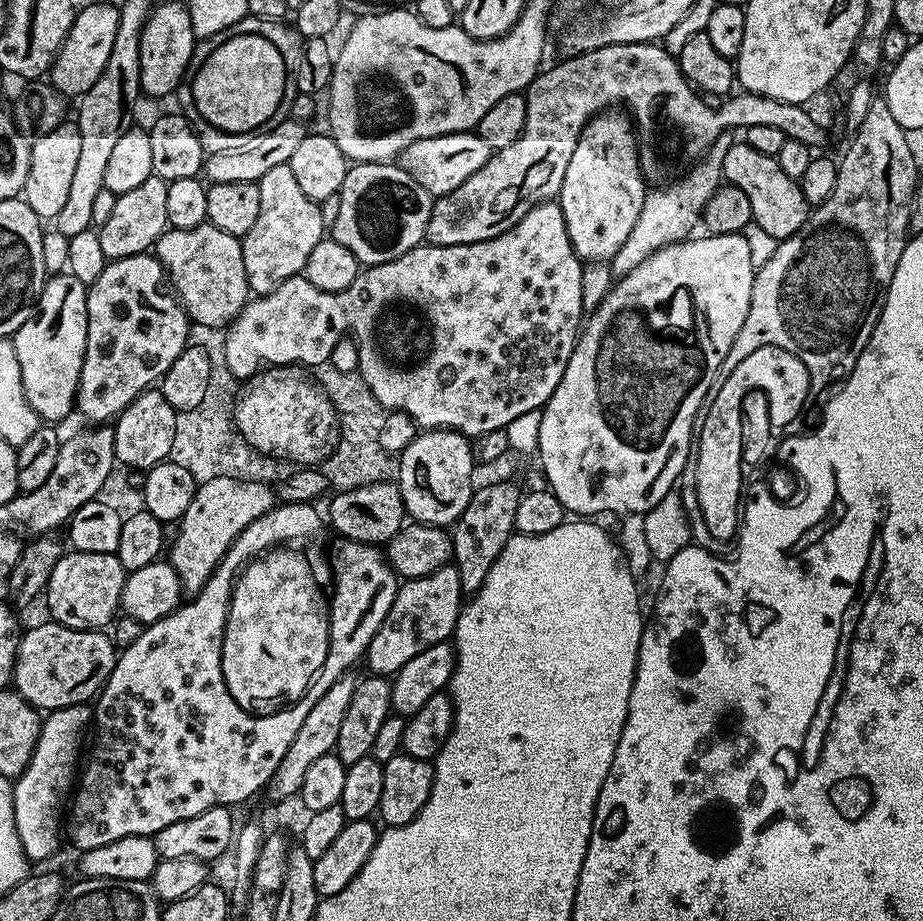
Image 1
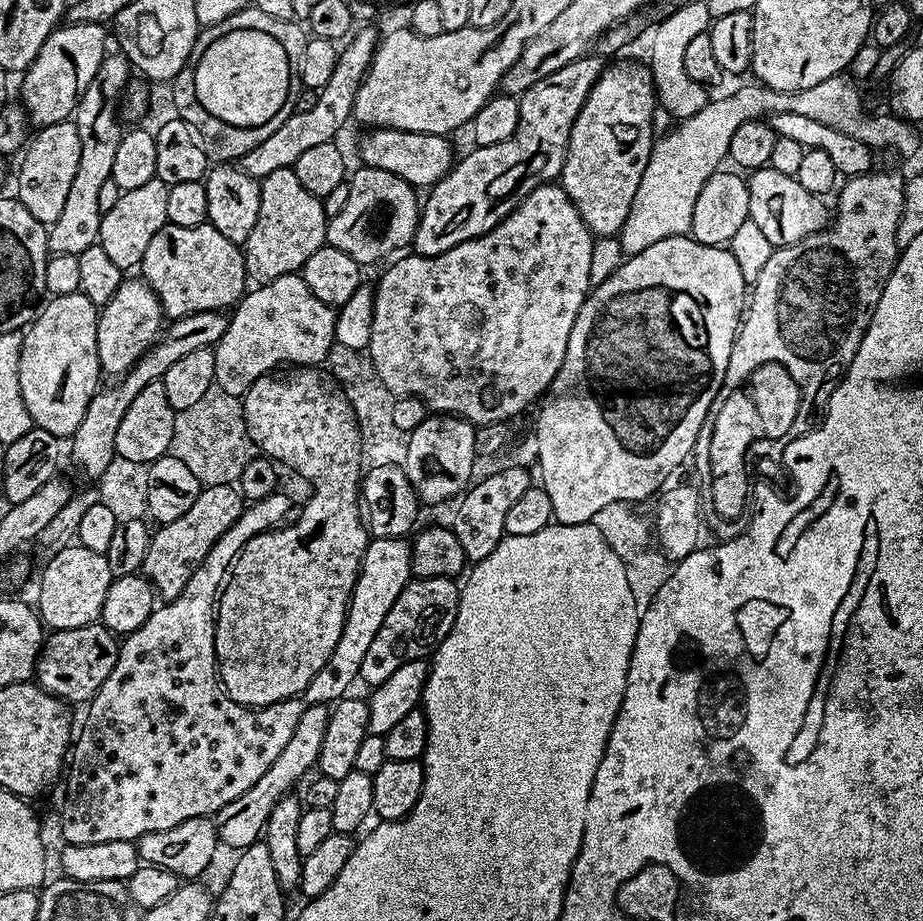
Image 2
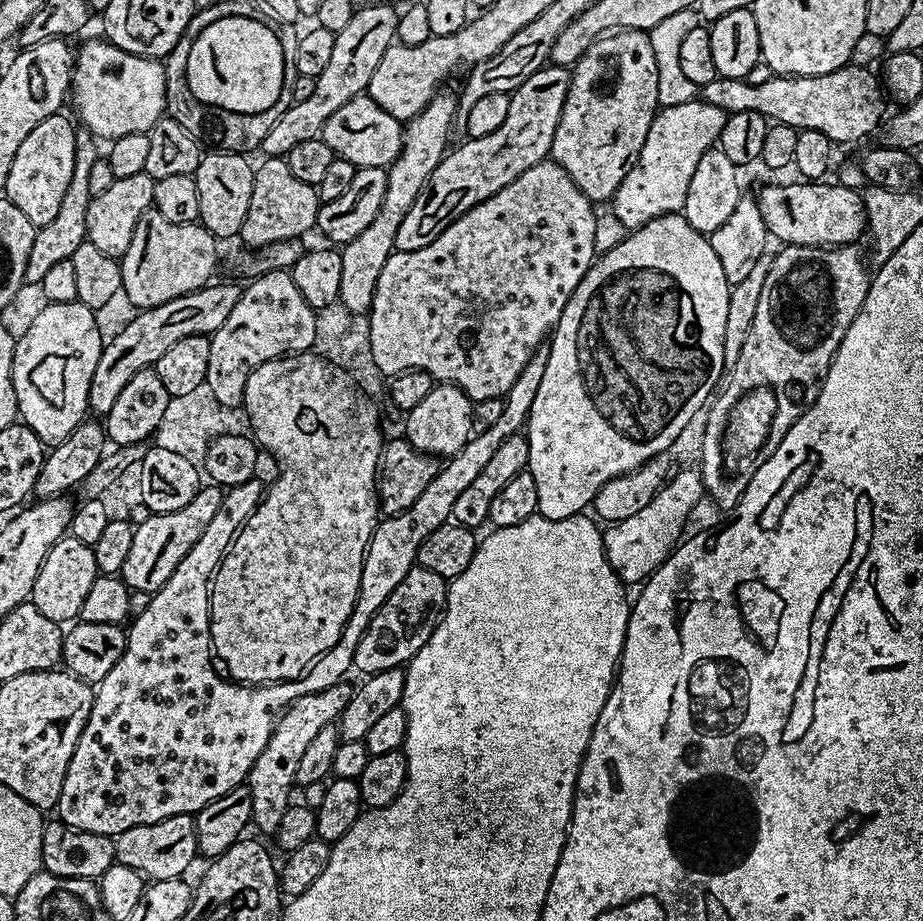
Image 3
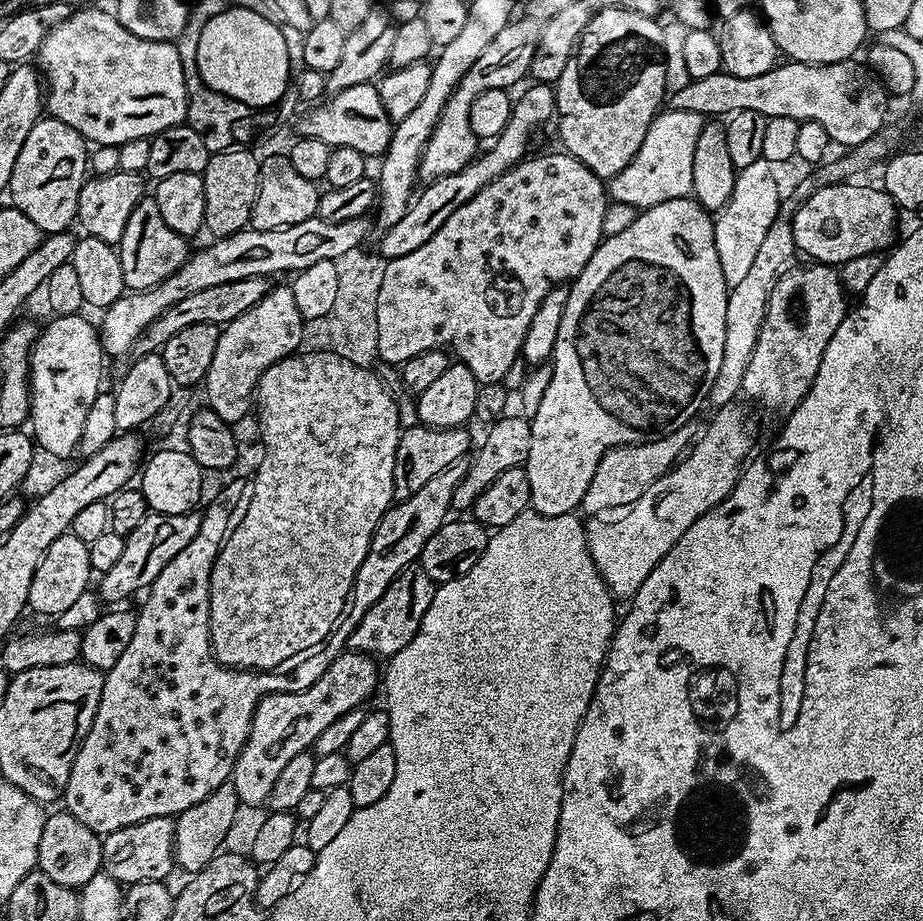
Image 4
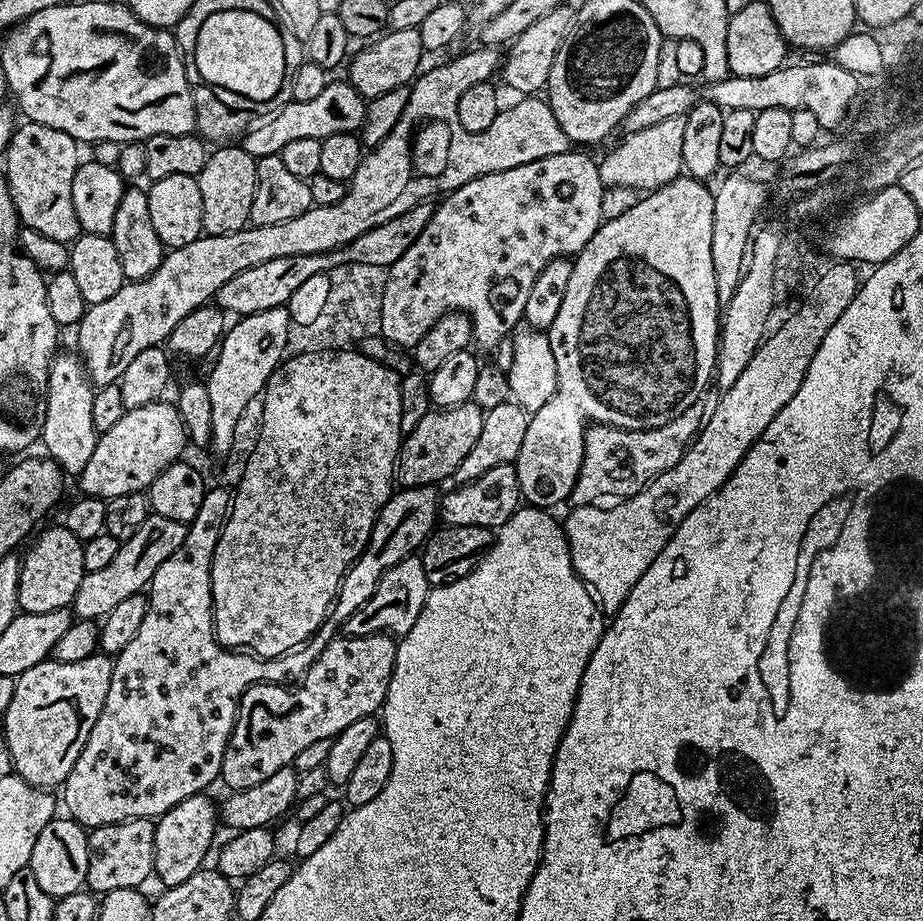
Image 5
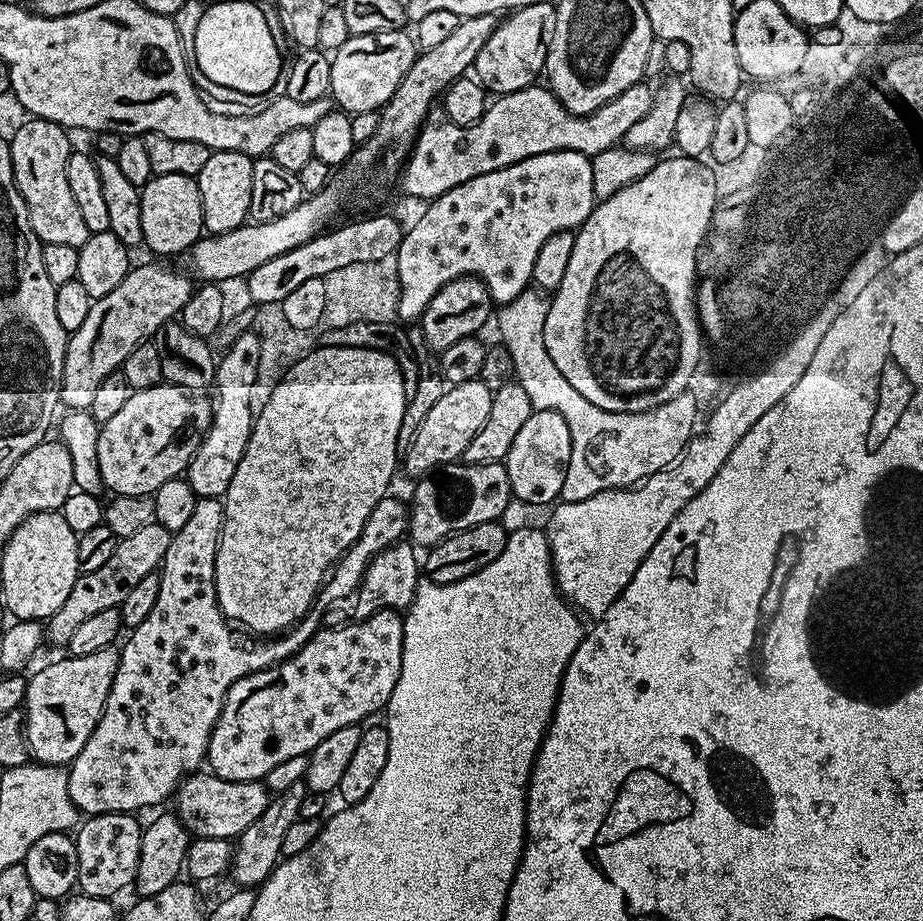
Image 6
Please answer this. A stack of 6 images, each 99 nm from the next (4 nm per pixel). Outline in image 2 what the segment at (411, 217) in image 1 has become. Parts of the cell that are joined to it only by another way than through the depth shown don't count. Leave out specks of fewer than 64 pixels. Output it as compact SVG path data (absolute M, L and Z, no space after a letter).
M363 166L347 181L348 193L342 211L334 214L326 224L327 247L337 248L349 256L359 257L360 251L368 244L372 236L372 223L379 212L392 208L392 244L400 248L403 244L411 245L416 227L420 224L421 201L416 200L417 189L407 179L395 176L381 168Z

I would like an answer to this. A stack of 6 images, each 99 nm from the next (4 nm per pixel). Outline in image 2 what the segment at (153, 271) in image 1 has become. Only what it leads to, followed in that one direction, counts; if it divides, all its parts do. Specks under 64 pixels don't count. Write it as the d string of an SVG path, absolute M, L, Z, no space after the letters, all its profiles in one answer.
M125 279L108 303L103 305L96 321L96 349L101 369L110 374L115 362L123 372L130 369L131 364L151 346L152 339L161 335L160 314L162 316L162 305L143 279Z

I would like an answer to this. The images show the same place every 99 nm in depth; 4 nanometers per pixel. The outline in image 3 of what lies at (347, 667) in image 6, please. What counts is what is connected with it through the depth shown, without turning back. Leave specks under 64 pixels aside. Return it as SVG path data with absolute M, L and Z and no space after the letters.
M341 682L323 688L320 692L302 694L285 712L284 717L281 720L279 718L270 740L266 742L265 749L254 762L246 781L248 800L252 804L251 823L254 828L256 824L258 831L272 837L279 833L282 818L293 799L292 788L294 789L296 784L298 762L302 754L306 754L306 746L310 746L310 741L314 734L318 734L318 730L329 727L342 714L342 710L350 702L353 691L353 685Z

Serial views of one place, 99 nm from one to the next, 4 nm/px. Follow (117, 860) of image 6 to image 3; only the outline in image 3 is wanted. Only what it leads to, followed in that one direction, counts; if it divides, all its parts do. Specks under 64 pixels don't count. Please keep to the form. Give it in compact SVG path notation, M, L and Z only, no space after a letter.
M171 816L162 822L134 826L126 830L121 836L115 837L116 858L115 863L130 866L130 870L140 873L149 881L153 880L178 880L185 875L184 871L192 864L192 859L197 859L196 822L192 816Z

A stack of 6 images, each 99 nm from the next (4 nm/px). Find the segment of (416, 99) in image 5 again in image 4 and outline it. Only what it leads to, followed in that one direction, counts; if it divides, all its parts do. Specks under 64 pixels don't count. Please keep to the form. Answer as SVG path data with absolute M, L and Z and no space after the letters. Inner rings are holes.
M513 18L506 26L506 30L499 32L494 37L494 42L490 42L490 46L486 46L486 50L482 50L478 60L466 70L464 77L453 89L441 110L437 124L433 126L433 132L420 153L418 176L421 181L424 179L424 182L431 182L443 176L449 176L462 170L476 159L478 141L474 130L470 130L470 102L474 102L474 98L478 98L478 94L482 94L482 90L491 88L508 90L511 89L511 84L516 84L523 76L529 75L541 27L542 24L539 20ZM315 215L306 222L294 222L294 226L262 230L249 227L242 232L213 239L213 244L200 248L189 255L188 260L170 278L158 282L158 286L147 288L141 292L125 291L114 303L103 309L104 316L98 320L98 337L100 347L109 357L120 356L123 352L132 352L136 339L174 302L182 302L182 298L190 298L190 294L198 294L198 290L207 290L210 286L222 286L222 282L234 282L238 278L251 276L275 277L275 272L287 274L306 270L306 266L314 266L314 262L335 260L345 254L346 250L354 250L364 244L364 235L370 230L370 224L364 216L355 216L342 222L326 222Z

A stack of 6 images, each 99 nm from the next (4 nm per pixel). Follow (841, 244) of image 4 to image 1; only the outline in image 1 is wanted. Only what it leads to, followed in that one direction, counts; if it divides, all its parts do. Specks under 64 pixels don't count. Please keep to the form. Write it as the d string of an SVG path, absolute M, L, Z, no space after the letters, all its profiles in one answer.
M734 142L728 147L722 176L729 185L746 194L750 200L754 223L776 240L790 238L808 221L810 205L806 202L799 183L789 178L774 156L758 154L758 150L754 150L749 144Z

